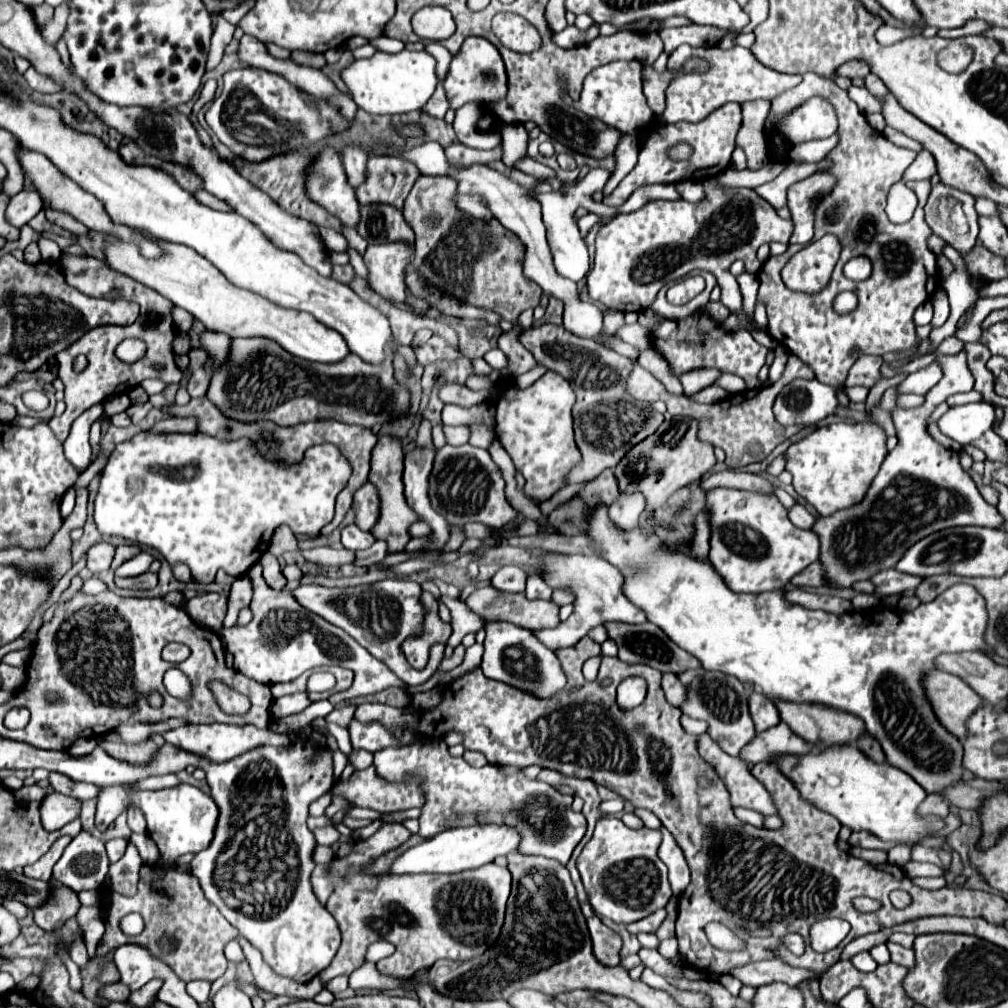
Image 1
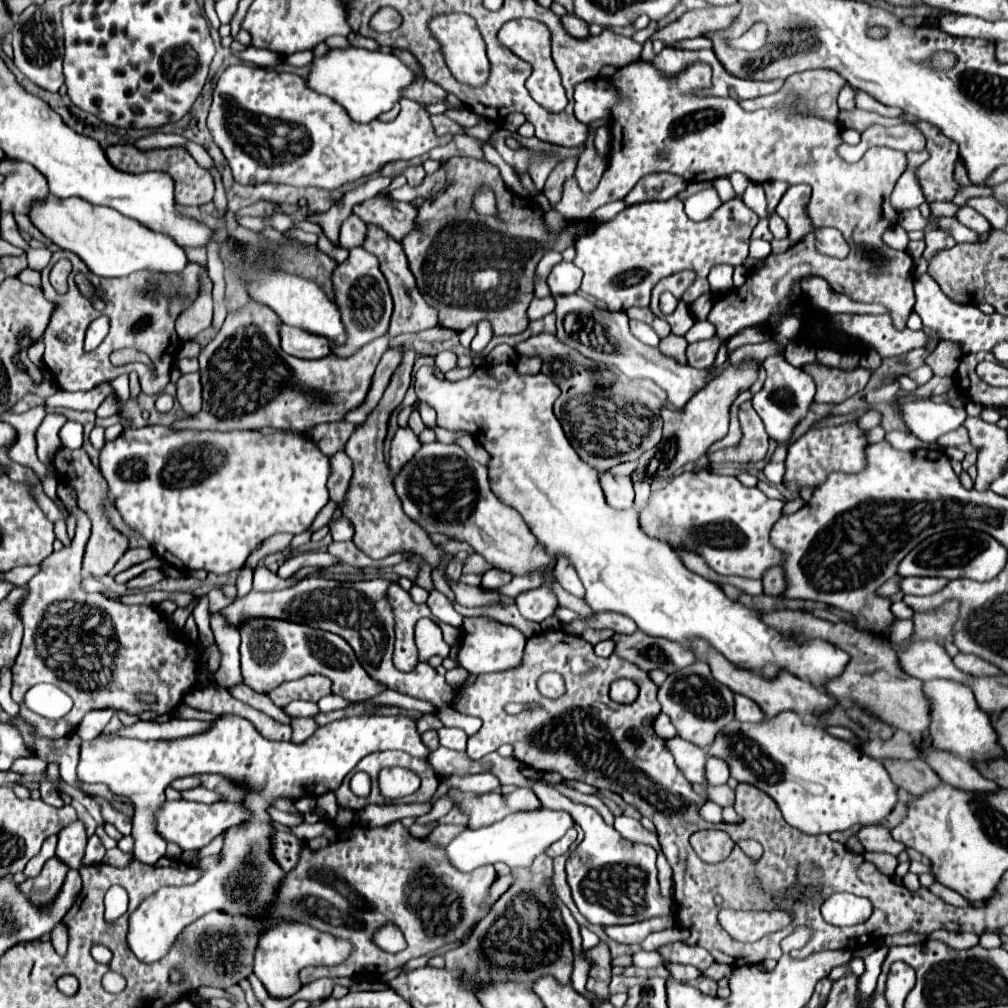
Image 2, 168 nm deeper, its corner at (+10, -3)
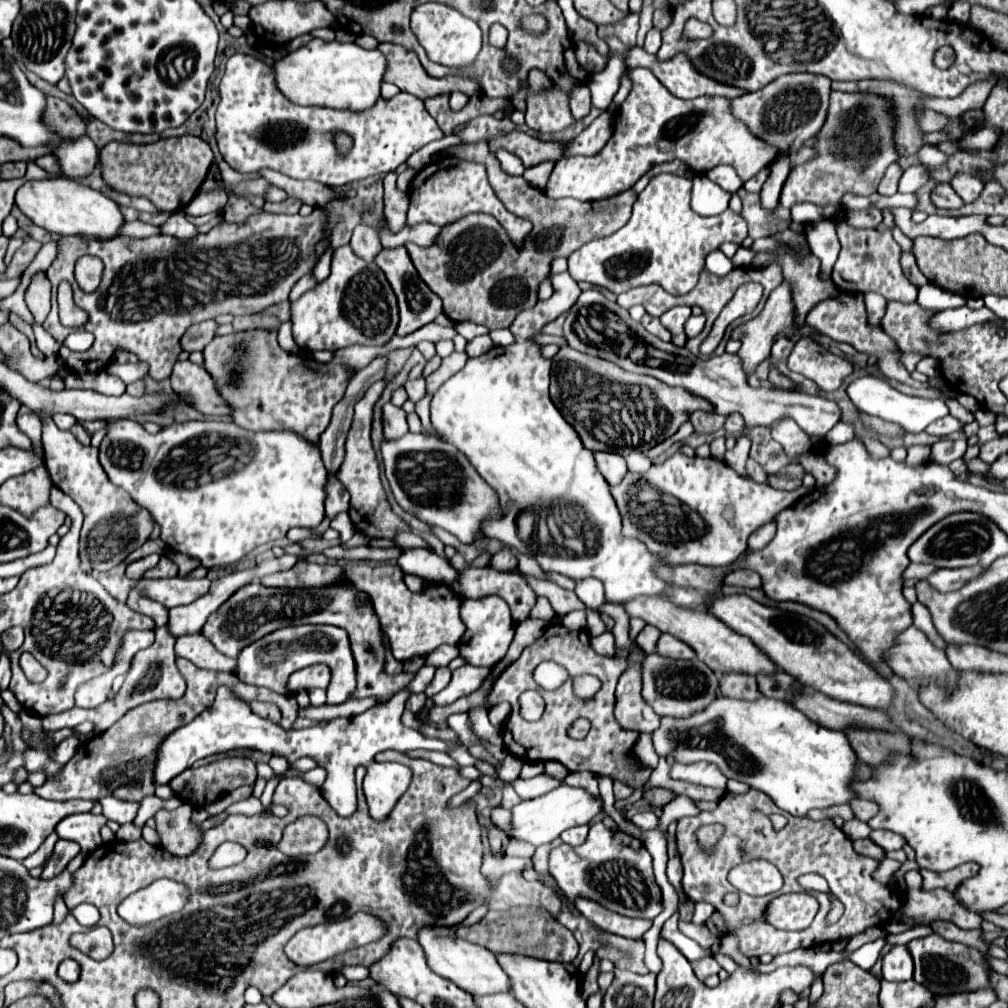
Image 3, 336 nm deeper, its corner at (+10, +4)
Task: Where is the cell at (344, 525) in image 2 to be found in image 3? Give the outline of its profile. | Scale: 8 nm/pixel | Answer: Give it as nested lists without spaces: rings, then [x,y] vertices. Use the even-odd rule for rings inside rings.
[[[329,476],[327,484],[327,500],[325,500],[325,514],[333,520],[337,514],[349,510],[349,492],[337,482],[335,476]]]

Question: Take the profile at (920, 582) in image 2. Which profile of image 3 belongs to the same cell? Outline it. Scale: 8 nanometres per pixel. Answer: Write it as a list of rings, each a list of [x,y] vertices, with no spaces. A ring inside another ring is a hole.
[[[979,566],[957,568],[957,570],[935,570],[925,580],[939,592],[951,592],[951,590],[961,588],[965,582],[969,582],[969,578],[975,578],[981,572],[983,572],[983,568],[979,568]]]

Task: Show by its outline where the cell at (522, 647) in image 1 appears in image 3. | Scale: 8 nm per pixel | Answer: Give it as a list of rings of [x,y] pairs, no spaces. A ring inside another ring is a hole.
[[[485,596],[479,600],[465,600],[461,604],[461,620],[467,626],[467,630],[461,636],[459,654],[467,660],[467,664],[491,668],[507,654],[507,648],[515,634],[515,622],[513,618],[509,618],[509,606],[503,598]]]

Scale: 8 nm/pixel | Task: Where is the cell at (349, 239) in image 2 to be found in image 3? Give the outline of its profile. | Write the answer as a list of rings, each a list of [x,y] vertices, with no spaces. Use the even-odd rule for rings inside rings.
[[[359,224],[353,230],[353,236],[351,236],[351,248],[353,248],[353,252],[357,256],[361,256],[363,260],[371,262],[373,256],[377,254],[377,250],[381,250],[377,230],[373,226],[369,226],[369,224]]]

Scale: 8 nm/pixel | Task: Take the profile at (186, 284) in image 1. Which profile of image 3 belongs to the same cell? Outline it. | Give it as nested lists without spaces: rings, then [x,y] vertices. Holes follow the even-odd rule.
[[[63,176],[55,180],[33,180],[23,184],[17,190],[15,204],[37,226],[61,236],[93,236],[97,240],[113,240],[121,236],[119,230],[125,224],[119,204],[115,204],[101,192]]]

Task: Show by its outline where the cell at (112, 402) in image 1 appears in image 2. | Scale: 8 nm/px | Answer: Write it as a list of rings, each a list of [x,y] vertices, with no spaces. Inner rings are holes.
[[[109,395],[109,397],[99,405],[99,409],[97,409],[95,413],[97,413],[97,417],[117,415],[117,413],[119,413],[119,401],[117,401],[113,395]]]

